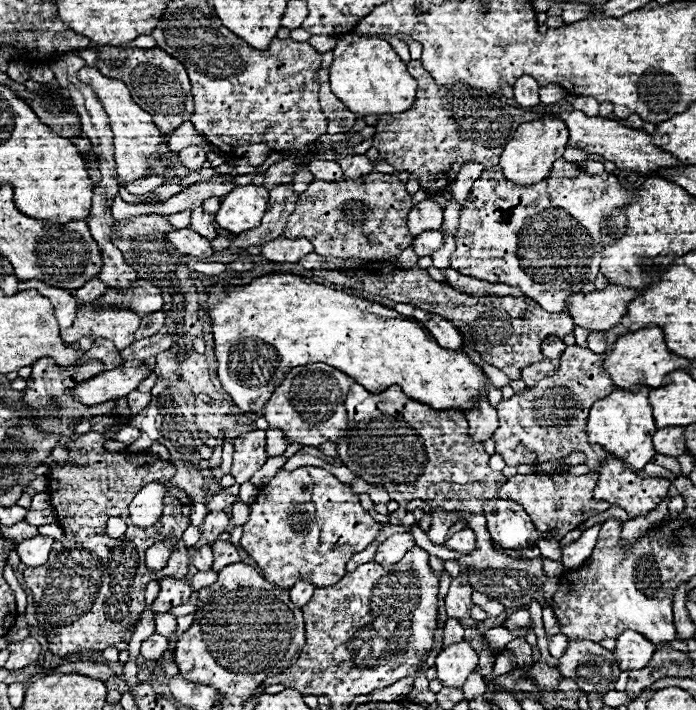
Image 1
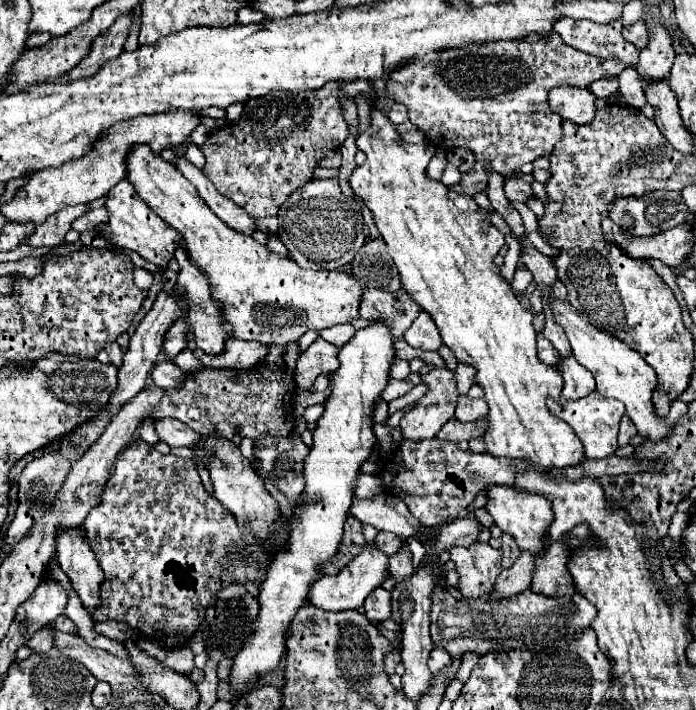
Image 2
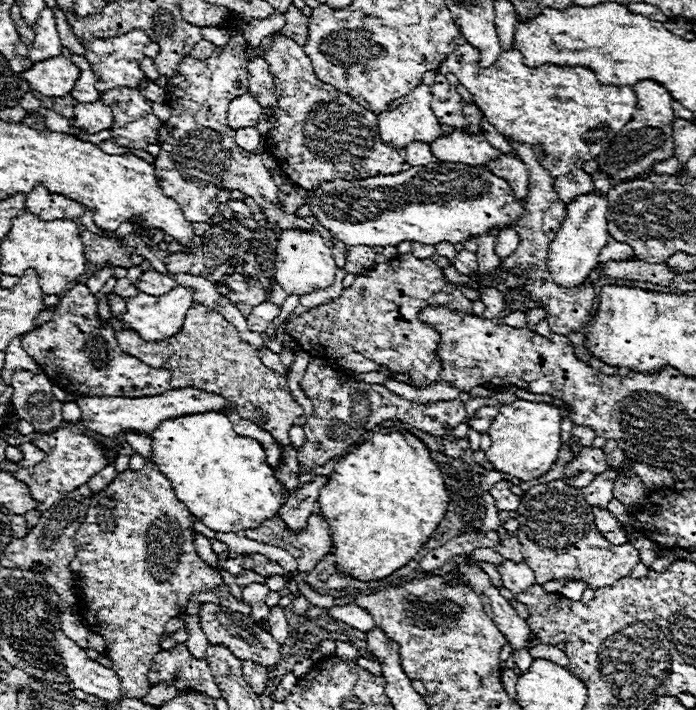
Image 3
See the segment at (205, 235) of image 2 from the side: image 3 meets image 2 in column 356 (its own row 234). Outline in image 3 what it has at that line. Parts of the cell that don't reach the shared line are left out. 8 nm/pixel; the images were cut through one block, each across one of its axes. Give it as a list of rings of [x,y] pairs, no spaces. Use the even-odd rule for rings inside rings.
[[[284,230],[280,234],[280,242],[276,248],[276,282],[280,288],[290,294],[310,294],[314,290],[324,290],[332,286],[334,282],[336,264],[332,258],[332,250],[324,244],[324,240],[312,232],[300,232],[300,230]]]

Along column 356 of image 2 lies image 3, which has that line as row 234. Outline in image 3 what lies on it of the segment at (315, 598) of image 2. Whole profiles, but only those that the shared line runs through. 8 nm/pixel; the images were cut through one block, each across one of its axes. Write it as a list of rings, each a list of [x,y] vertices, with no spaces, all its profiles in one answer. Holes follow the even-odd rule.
[[[596,192],[578,196],[572,204],[566,206],[566,218],[562,220],[558,234],[548,246],[548,260],[546,260],[546,266],[558,286],[564,288],[580,286],[598,264],[598,254],[608,244],[606,208],[608,200]]]

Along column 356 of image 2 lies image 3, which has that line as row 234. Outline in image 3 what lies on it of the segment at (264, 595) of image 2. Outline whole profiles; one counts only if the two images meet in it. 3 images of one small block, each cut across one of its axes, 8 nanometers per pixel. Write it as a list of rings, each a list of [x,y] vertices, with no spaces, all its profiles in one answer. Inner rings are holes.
[[[430,162],[428,166],[412,166],[410,170],[406,172],[400,172],[400,174],[388,174],[388,176],[372,176],[372,178],[364,178],[364,180],[332,180],[332,182],[322,182],[318,184],[314,190],[308,190],[308,200],[306,200],[306,206],[310,206],[312,210],[312,216],[338,240],[342,240],[346,246],[398,246],[400,242],[408,240],[408,242],[422,242],[422,244],[432,244],[436,246],[438,242],[464,242],[464,240],[470,240],[474,238],[476,234],[484,234],[488,232],[490,228],[508,228],[512,226],[518,218],[522,218],[524,214],[524,202],[518,202],[514,196],[512,196],[512,188],[508,186],[508,182],[504,182],[502,178],[496,178],[490,170],[482,170],[482,168],[472,168],[472,166],[466,166],[466,164],[454,164],[454,162]]]

